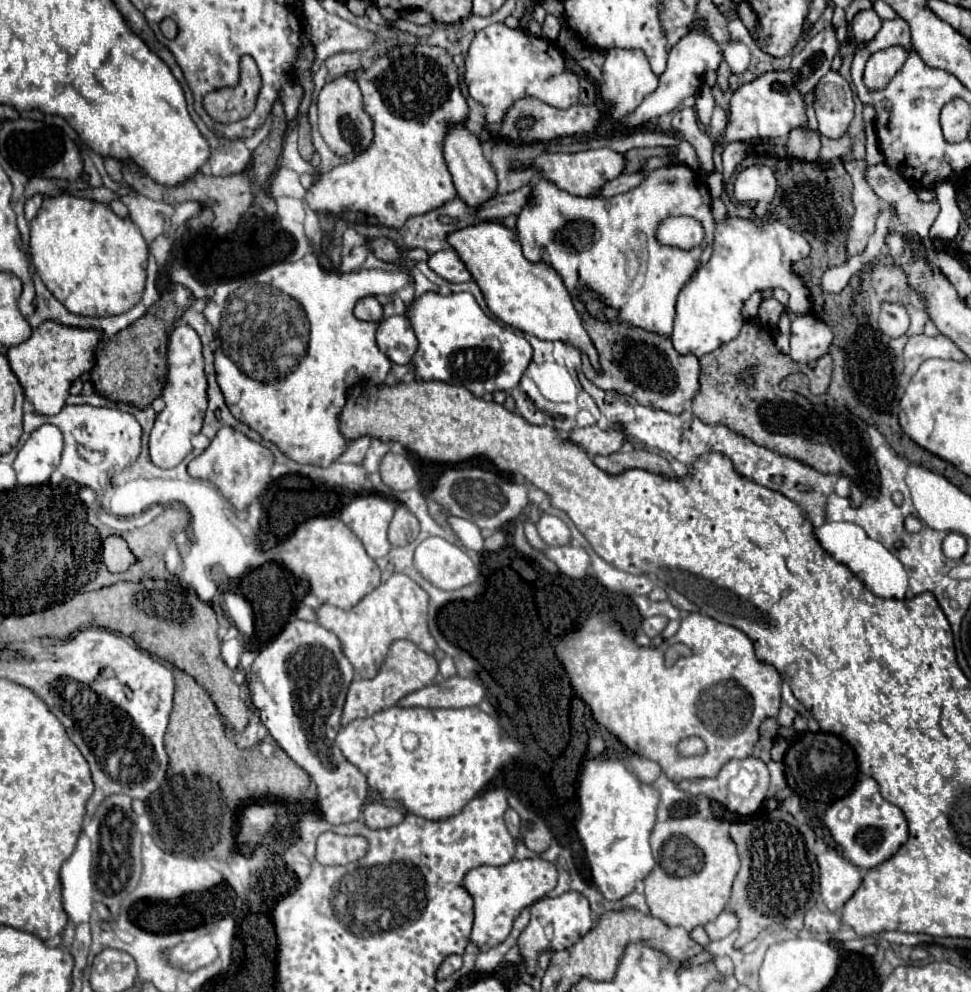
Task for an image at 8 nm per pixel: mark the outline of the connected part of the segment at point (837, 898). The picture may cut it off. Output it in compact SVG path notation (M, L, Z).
M829 848L817 858L821 876L821 898L831 912L837 912L861 886L861 868L843 858L835 848Z

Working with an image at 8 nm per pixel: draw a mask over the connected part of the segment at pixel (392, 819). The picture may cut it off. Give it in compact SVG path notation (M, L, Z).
M371 802L363 810L363 818L369 828L389 828L403 820L403 810L385 806L381 802Z

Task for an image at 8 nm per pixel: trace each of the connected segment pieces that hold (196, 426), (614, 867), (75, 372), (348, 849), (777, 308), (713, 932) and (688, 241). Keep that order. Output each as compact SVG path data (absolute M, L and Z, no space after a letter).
M177 326L169 336L169 352L167 352L169 372L163 386L161 400L165 408L157 414L155 426L149 436L149 456L151 462L159 468L177 466L191 450L191 438L199 434L207 410L207 378L205 378L205 362L203 362L203 344L199 334L191 326Z
M591 758L585 761L580 775L578 800L580 812L576 830L579 840L585 846L593 882L607 900L619 900L629 892L633 892L635 882L645 878L655 866L655 858L649 846L649 836L655 824L659 790L655 790L651 784L643 784L619 758Z
M45 320L43 324L33 328L31 336L25 342L9 348L7 358L11 370L19 378L25 396L33 402L35 412L51 416L65 406L71 384L81 374L91 372L91 368L95 366L95 348L101 340L103 340L103 330L63 326L55 320Z
M325 832L317 840L317 860L321 864L349 864L363 858L367 852L367 840L361 836L339 836Z
M773 296L765 298L761 300L761 306L759 306L759 320L767 326L775 326L779 322L781 312L783 312L783 306L779 300L775 300Z
M725 910L725 912L721 912L713 922L709 922L709 924L705 926L705 930L707 930L707 934L709 934L711 940L721 940L721 938L725 938L727 934L731 934L737 926L739 926L737 916L735 916L731 910Z
M667 218L659 226L659 242L667 246L679 246L679 248L695 248L703 240L703 228L693 218Z

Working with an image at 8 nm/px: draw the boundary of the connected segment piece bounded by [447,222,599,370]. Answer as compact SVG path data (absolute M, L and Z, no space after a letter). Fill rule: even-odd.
M481 222L447 234L447 242L473 274L489 310L499 320L541 340L563 340L583 350L589 356L593 368L599 370L595 346L581 324L581 314L573 308L571 296L561 276L545 264L527 262L517 234L511 228L495 222Z

